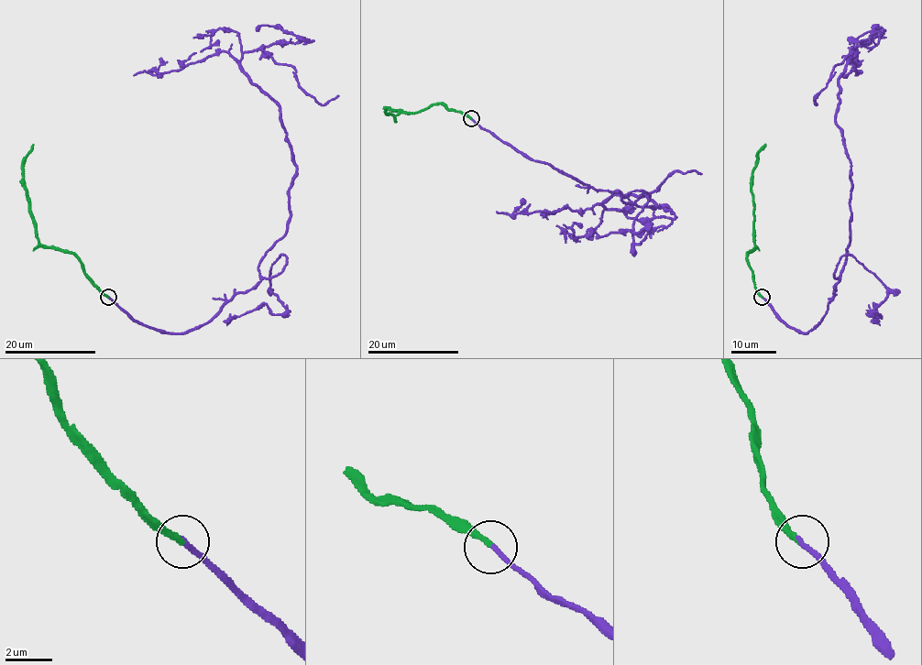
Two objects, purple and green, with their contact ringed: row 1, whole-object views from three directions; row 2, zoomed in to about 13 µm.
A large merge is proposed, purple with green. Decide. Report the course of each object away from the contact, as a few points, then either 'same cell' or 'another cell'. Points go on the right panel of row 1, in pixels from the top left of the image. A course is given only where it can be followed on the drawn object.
course purple (762, 297), (806, 333), (840, 280), (851, 163), (836, 110), (852, 49), (815, 105), (817, 96); course green (762, 297), (753, 282), (747, 255), (756, 245), (752, 168), (756, 154), (765, 144); same cell

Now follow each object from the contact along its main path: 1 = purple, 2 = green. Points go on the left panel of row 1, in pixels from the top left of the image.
1: (108, 297), (184, 333), (260, 280), (296, 163), (244, 54), (289, 64), (321, 103), (339, 96)
2: (108, 297), (85, 273), (74, 255), (52, 245), (43, 245), (38, 241), (23, 168), (27, 154), (33, 144)

